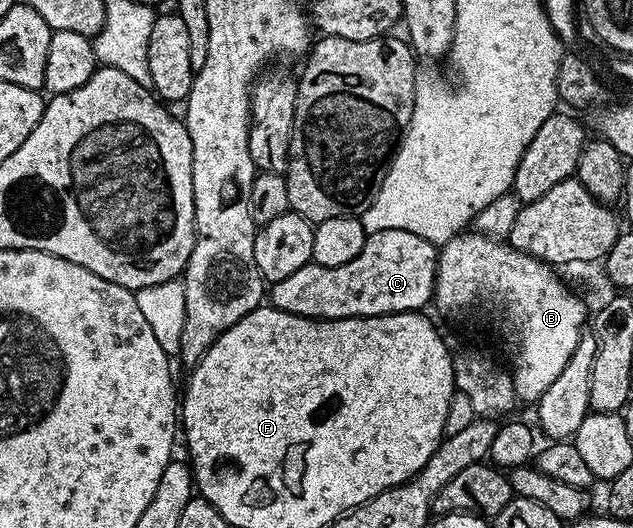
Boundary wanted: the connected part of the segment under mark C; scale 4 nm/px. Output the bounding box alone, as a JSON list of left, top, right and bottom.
[267,228,438,320]

